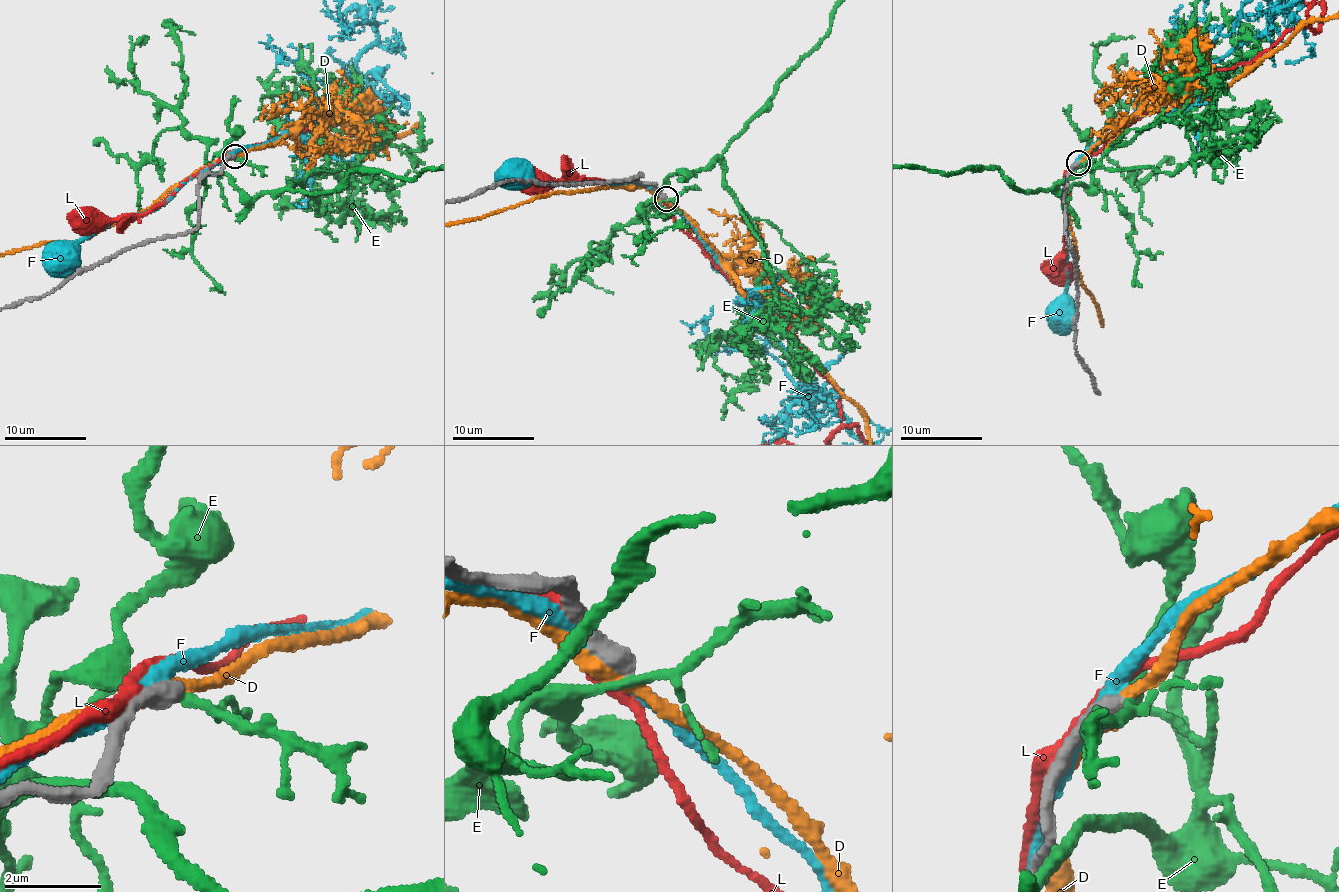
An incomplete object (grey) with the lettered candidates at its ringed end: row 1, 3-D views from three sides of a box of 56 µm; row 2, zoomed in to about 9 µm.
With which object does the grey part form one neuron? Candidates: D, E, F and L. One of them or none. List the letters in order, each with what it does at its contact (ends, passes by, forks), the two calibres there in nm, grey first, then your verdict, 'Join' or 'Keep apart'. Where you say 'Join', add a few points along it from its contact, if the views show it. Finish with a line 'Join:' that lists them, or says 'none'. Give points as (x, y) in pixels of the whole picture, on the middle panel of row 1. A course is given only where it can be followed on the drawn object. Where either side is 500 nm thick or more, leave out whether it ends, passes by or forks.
D: It passes by. Thickness 480 nm (grey) against 280 nm. Keep apart
E: It forks there. Thickness 440 nm (grey) against 140 nm. Keep apart
F: Thickness 500 nm (grey) against 320 nm. Keep apart
L: It passes by. Thickness 320 nm (grey) against 320 nm. Keep apart
Join: none

